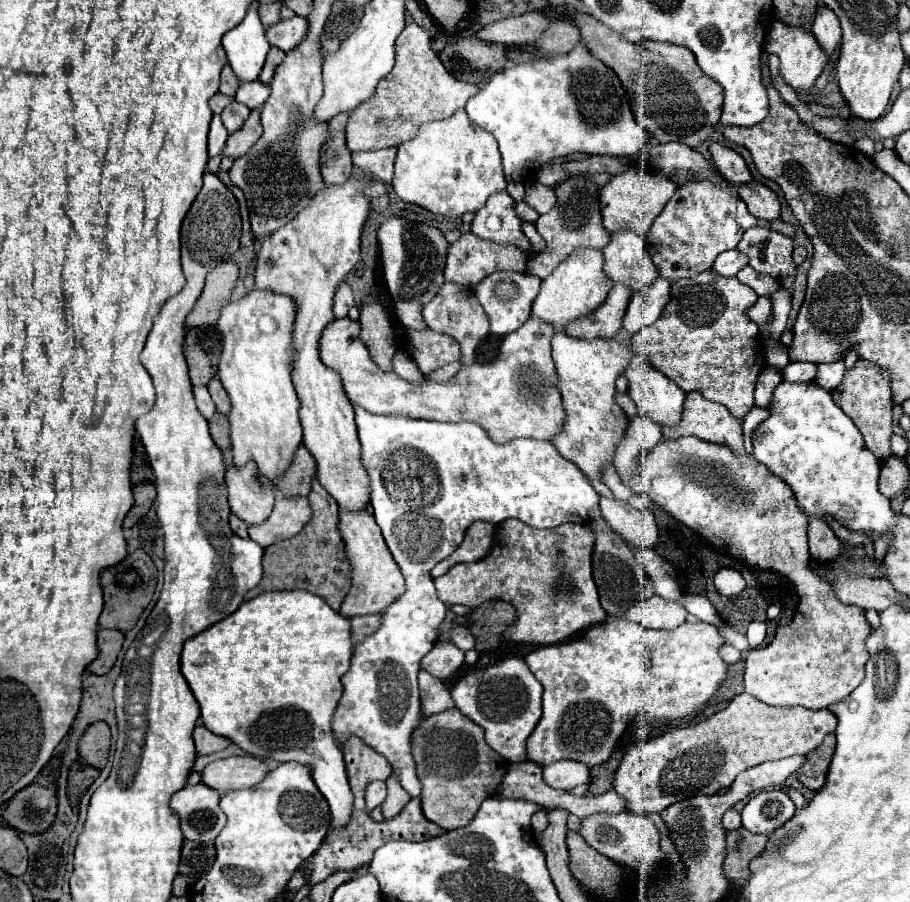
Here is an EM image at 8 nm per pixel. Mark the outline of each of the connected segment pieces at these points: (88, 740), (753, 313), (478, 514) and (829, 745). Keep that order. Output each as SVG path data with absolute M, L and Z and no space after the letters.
M97 721L87 727L83 737L79 739L79 755L93 767L101 769L107 763L111 743L111 731L105 721Z
M759 297L757 303L749 309L749 317L759 325L759 329L763 334L763 325L771 317L771 299L769 297Z
M355 405L355 421L361 441L361 463L371 479L371 507L383 531L385 543L399 565L405 579L405 593L381 613L381 625L375 633L367 635L353 647L351 667L341 677L345 693L339 701L333 721L333 733L341 745L345 737L357 735L375 751L385 755L391 767L399 769L399 781L411 797L419 797L421 783L415 775L409 737L421 721L417 673L421 659L431 651L439 639L439 627L447 615L445 603L439 601L429 571L449 557L463 541L467 527L479 519L493 525L505 519L519 519L531 527L557 527L561 523L589 523L591 509L599 501L597 491L589 485L587 477L571 461L563 459L551 441L515 439L503 445L493 443L485 431L475 423L437 423L409 417L385 417L363 411Z
M829 733L823 743L819 745L819 749L811 751L805 757L805 763L799 767L797 771L797 779L803 787L817 791L823 783L825 783L825 773L827 773L827 765L831 761L831 755L835 751L835 735Z

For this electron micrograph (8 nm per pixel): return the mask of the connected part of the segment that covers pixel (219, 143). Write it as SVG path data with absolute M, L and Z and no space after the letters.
M213 115L211 129L209 129L209 157L215 157L215 155L219 155L223 151L227 137L229 137L229 133L223 127L221 117L219 115Z

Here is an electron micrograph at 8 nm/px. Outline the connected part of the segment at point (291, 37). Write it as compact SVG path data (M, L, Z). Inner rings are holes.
M293 17L287 21L279 21L271 27L267 27L267 41L269 45L275 45L283 51L291 51L301 43L301 39L307 33L307 19L305 17Z

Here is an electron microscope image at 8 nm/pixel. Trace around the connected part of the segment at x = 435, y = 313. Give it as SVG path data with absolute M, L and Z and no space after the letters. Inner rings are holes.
M443 283L439 293L423 307L423 319L433 331L457 339L457 343L461 345L461 363L463 365L471 365L475 361L475 349L477 349L479 341L489 333L489 319L487 319L483 307L479 305L473 289L457 285L457 283Z

